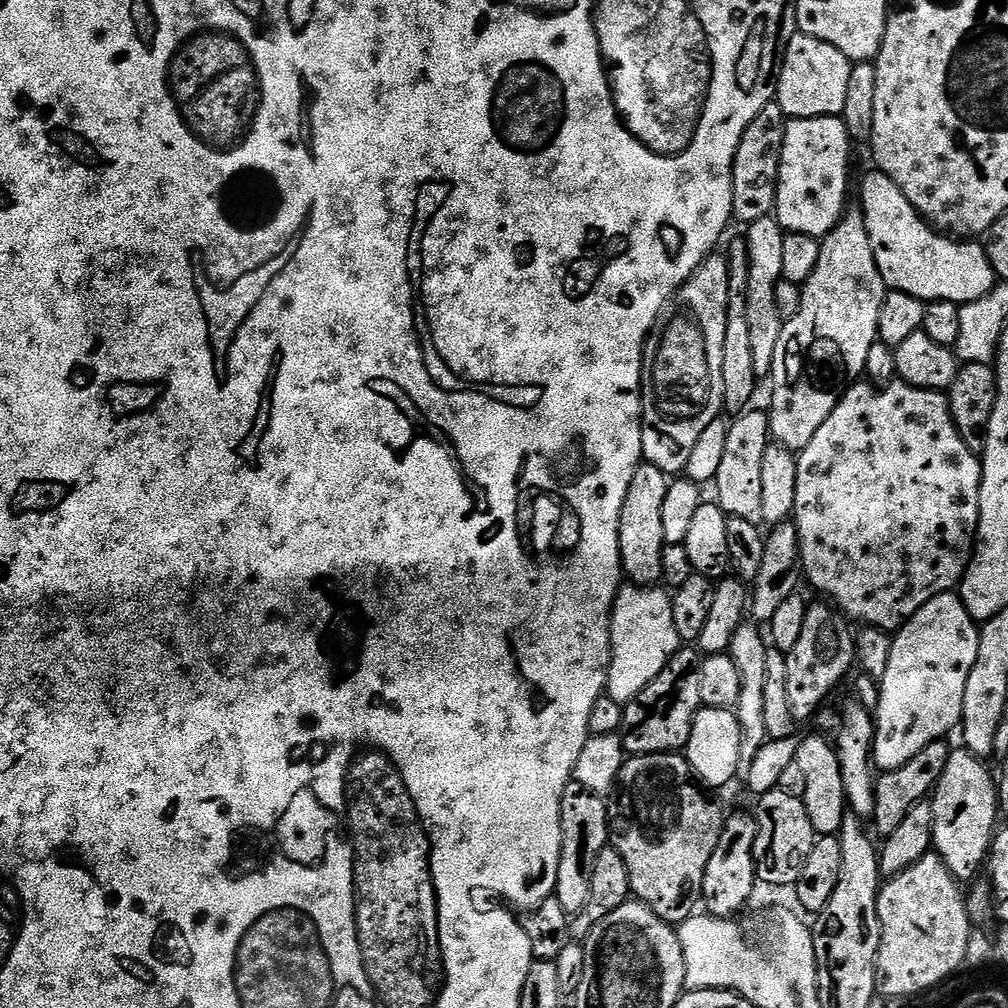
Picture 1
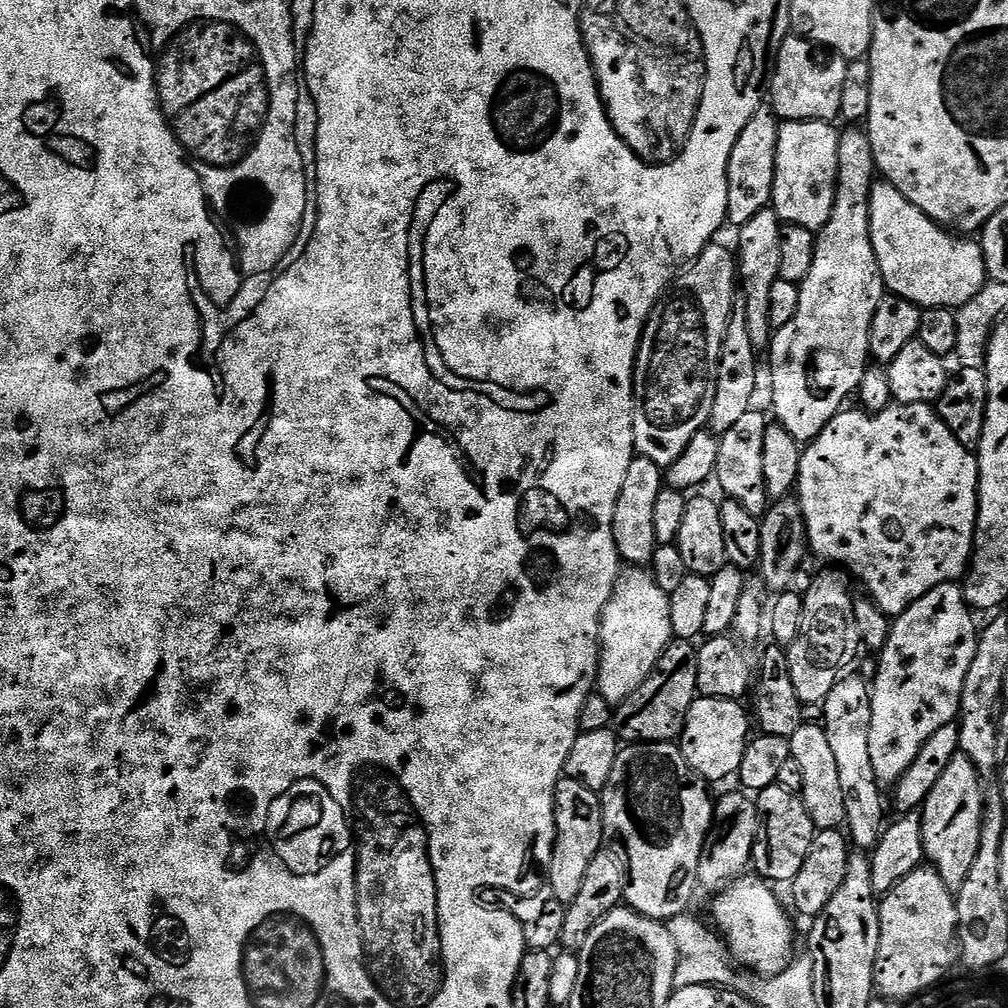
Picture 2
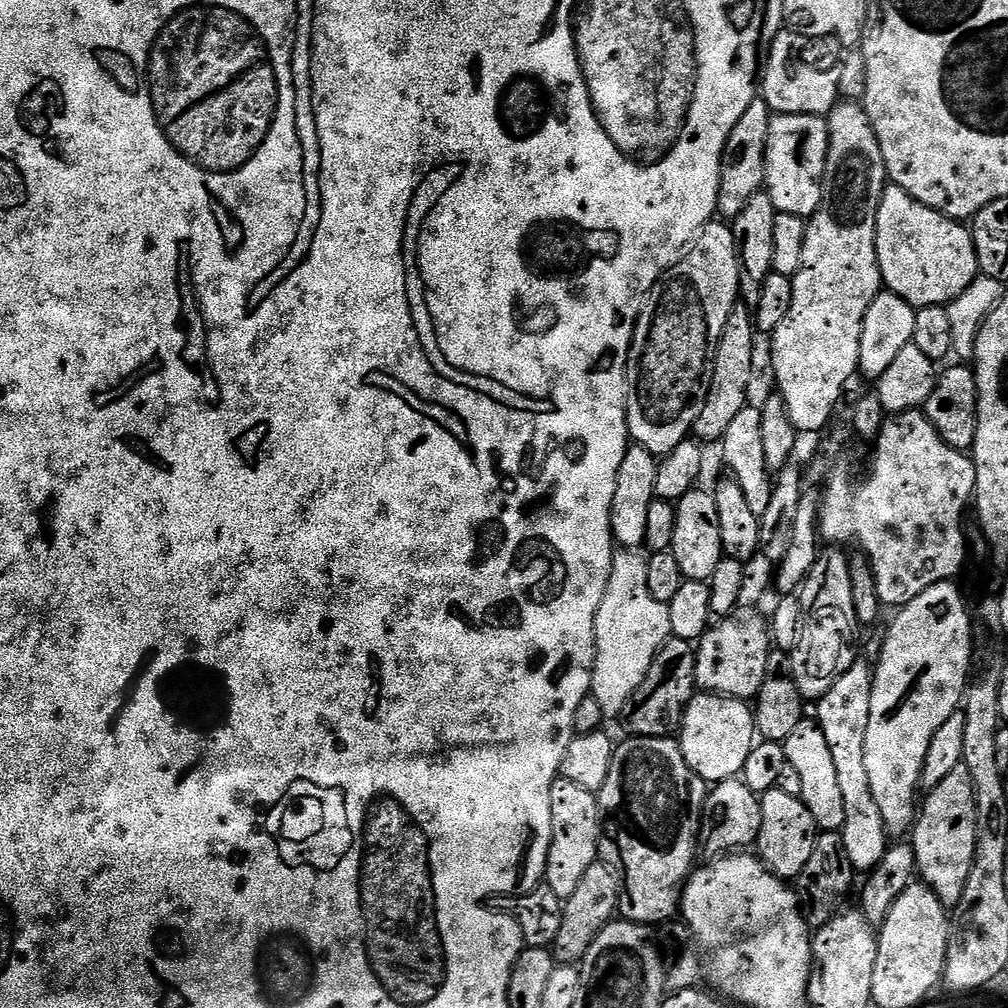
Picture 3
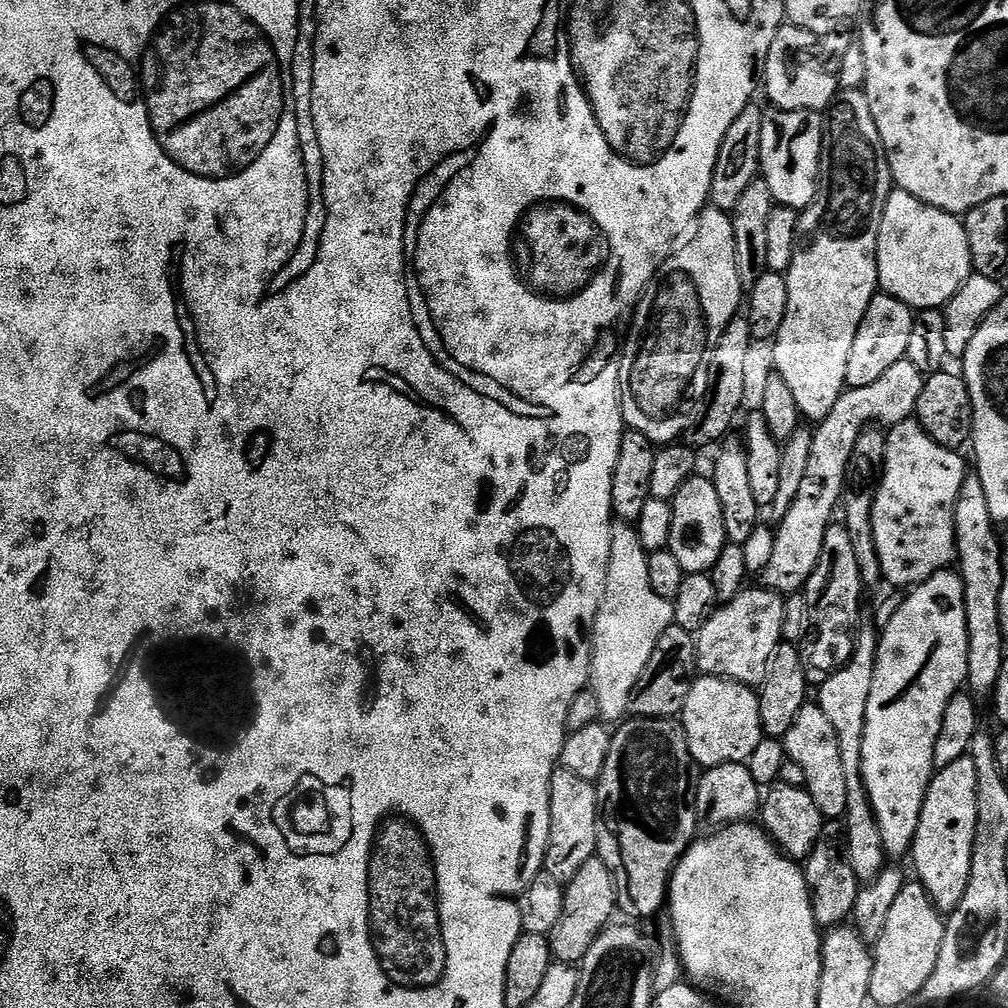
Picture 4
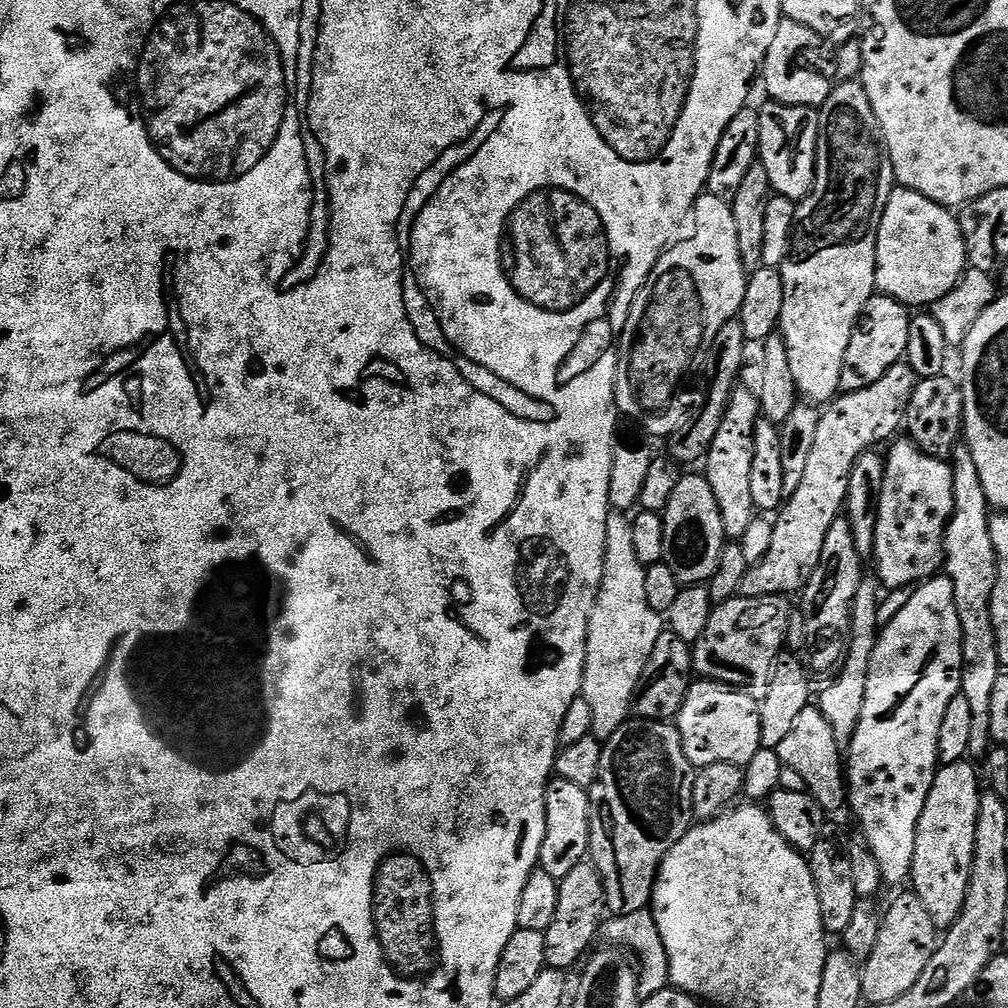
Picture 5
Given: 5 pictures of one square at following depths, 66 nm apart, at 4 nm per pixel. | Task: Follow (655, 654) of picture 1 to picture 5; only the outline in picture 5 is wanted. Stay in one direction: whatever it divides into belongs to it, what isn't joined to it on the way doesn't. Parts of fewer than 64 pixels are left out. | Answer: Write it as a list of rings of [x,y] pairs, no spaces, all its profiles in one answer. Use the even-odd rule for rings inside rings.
[[[623,511],[611,513],[606,522],[606,554],[604,555],[604,573],[600,583],[600,593],[590,618],[588,641],[586,642],[586,666],[584,667],[584,686],[582,699],[590,702],[590,710],[594,710],[594,726],[592,735],[603,742],[629,719],[634,708],[634,697],[641,685],[642,670],[646,670],[646,662],[654,650],[654,642],[666,630],[666,620],[646,602],[645,565],[638,562],[638,553],[634,550],[634,530],[631,519]]]

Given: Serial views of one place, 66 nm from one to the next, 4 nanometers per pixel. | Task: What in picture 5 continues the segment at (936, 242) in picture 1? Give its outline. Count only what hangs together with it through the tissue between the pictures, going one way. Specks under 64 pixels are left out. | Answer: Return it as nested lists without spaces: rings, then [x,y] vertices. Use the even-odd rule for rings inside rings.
[[[897,187],[886,202],[886,210],[882,214],[882,222],[878,230],[878,246],[876,247],[876,286],[883,295],[892,296],[905,306],[916,310],[925,304],[936,304],[960,281],[969,267],[968,251],[964,245],[964,235],[960,229],[959,219],[949,209],[934,203],[908,188]]]

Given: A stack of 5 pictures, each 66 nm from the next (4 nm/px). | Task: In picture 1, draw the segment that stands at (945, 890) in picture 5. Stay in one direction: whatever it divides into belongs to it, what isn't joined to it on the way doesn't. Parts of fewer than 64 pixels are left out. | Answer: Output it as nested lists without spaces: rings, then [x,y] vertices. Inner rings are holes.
[[[963,746],[957,748],[957,752],[949,751],[946,770],[942,770],[942,778],[930,796],[934,810],[932,843],[935,855],[944,859],[957,881],[972,882],[989,859],[992,837],[998,828],[998,784],[981,757]]]

